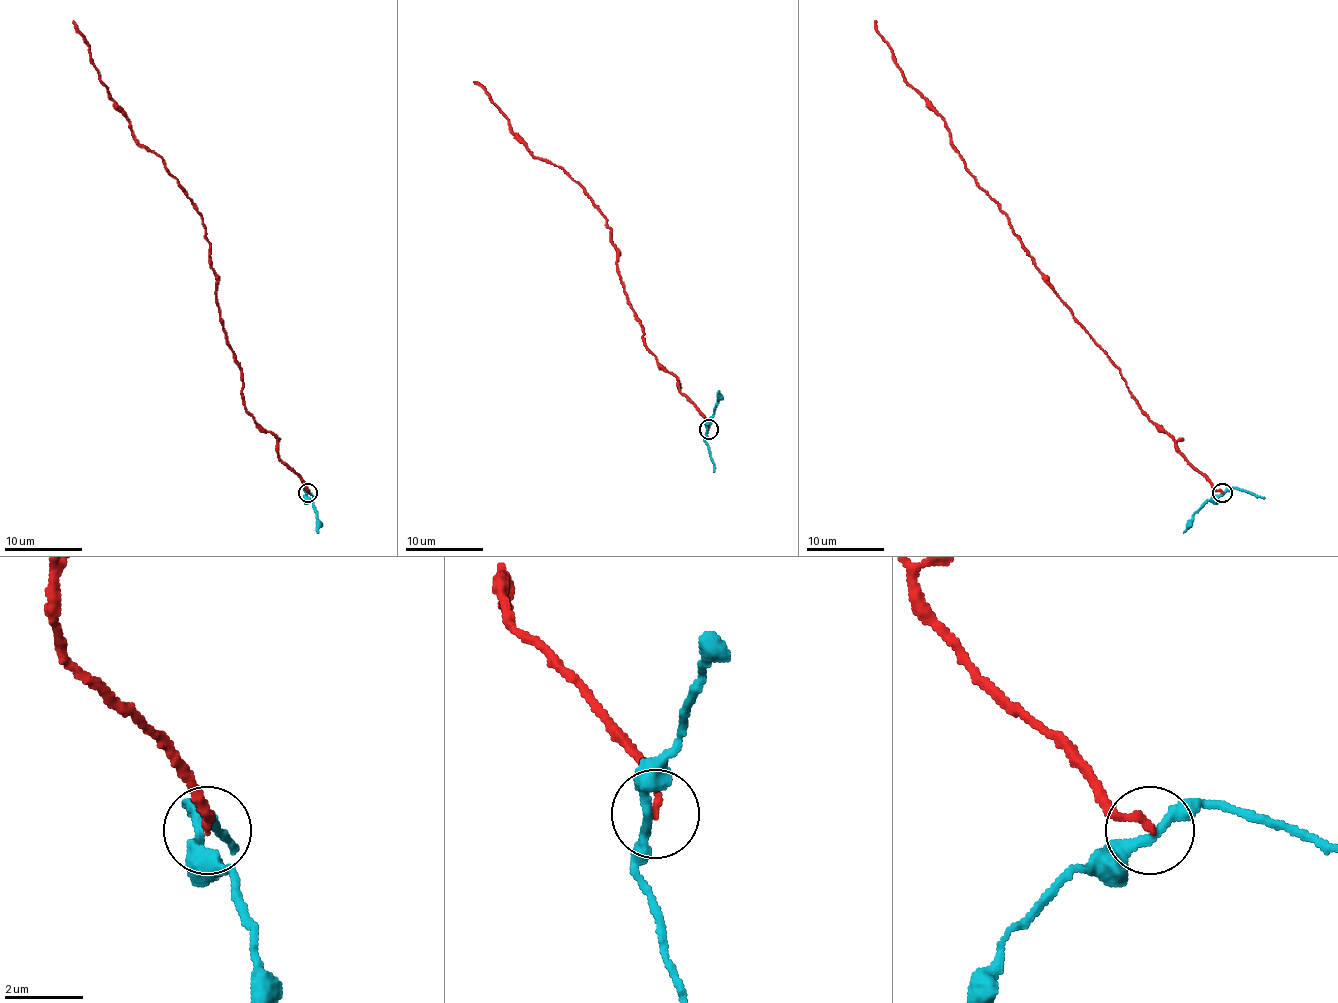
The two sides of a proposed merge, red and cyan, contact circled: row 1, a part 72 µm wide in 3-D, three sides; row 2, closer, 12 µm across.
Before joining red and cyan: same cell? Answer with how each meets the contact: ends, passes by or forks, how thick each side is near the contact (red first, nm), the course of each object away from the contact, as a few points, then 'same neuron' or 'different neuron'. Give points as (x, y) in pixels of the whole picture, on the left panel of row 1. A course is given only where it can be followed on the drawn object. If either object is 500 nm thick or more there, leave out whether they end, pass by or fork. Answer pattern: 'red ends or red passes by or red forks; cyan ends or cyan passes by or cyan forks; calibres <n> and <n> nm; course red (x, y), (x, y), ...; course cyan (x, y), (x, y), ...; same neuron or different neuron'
red ends; cyan passes by; calibres 190 and 240 nm; course red (308, 492), (279, 457), (279, 440), (244, 405), (201, 214), (137, 142), (74, 20); course cyan (306, 492), (317, 514), (317, 533); different neuron

